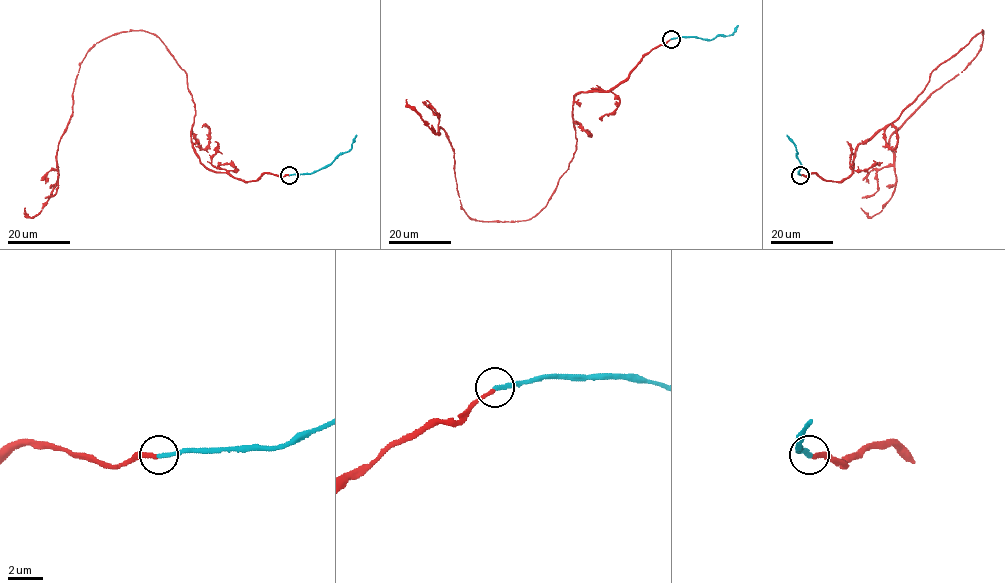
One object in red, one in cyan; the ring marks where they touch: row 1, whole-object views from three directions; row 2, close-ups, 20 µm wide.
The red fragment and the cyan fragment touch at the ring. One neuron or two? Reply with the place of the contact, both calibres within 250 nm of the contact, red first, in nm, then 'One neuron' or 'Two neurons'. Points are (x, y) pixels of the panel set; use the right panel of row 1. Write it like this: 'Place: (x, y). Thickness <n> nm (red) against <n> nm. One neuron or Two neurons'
Place: (800, 175). Thickness 200 nm (red) against 240 nm. One neuron

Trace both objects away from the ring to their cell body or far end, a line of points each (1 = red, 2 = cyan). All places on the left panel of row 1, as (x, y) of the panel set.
1: (289, 175), (210, 171), (187, 74), (155, 35), (114, 33), (80, 66), (51, 197), (24, 208)
2: (289, 175), (312, 173), (328, 166), (351, 147), (356, 135)

